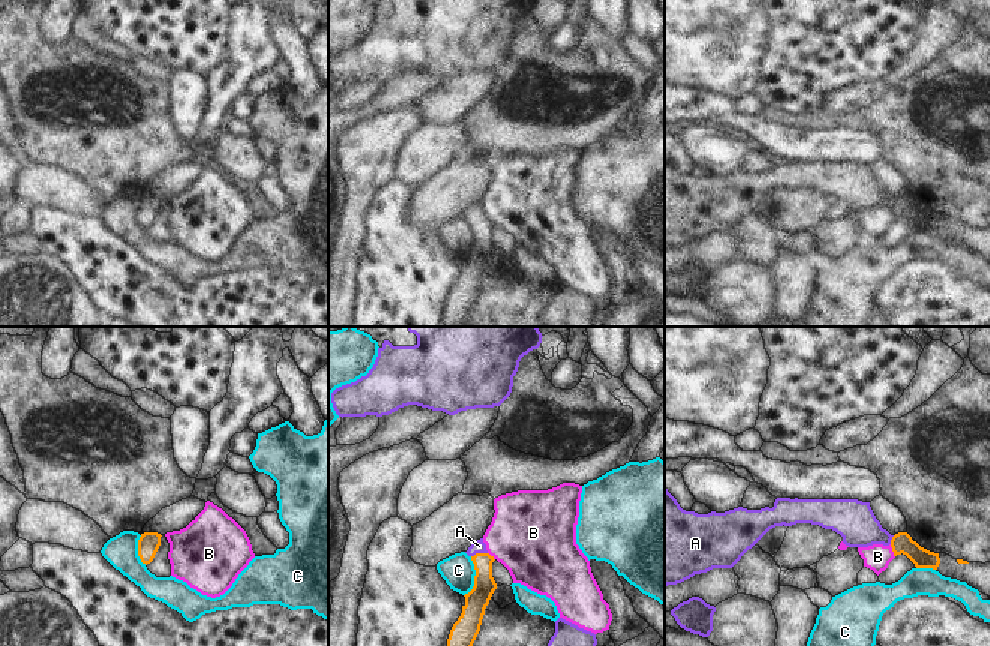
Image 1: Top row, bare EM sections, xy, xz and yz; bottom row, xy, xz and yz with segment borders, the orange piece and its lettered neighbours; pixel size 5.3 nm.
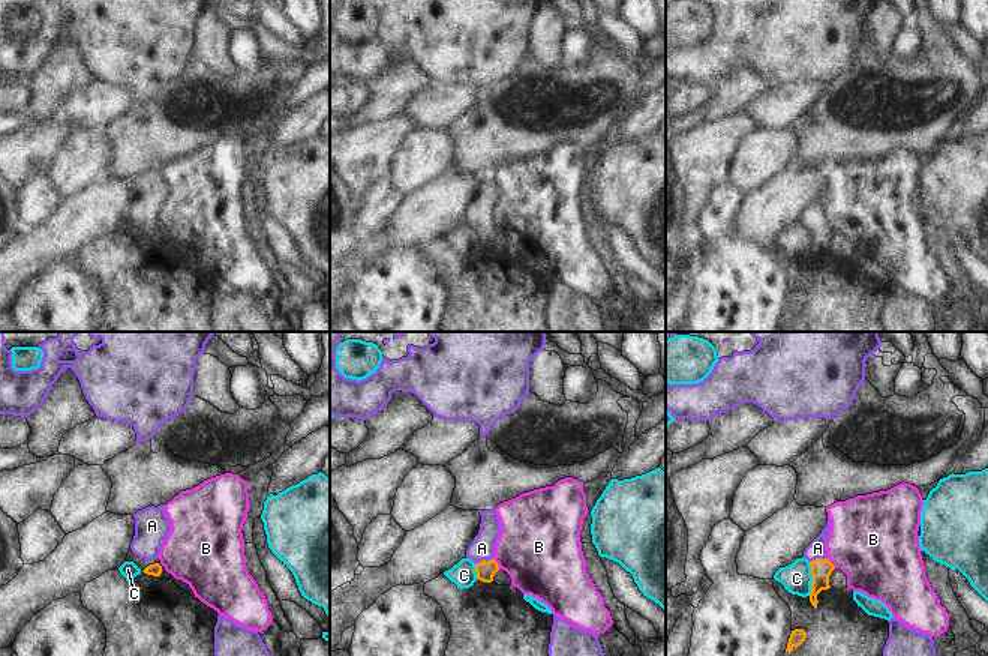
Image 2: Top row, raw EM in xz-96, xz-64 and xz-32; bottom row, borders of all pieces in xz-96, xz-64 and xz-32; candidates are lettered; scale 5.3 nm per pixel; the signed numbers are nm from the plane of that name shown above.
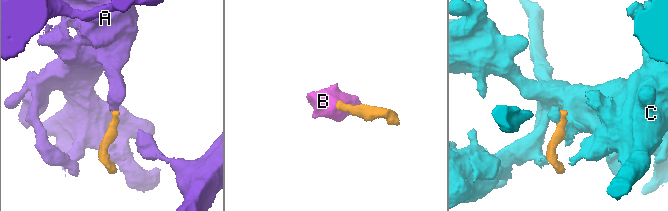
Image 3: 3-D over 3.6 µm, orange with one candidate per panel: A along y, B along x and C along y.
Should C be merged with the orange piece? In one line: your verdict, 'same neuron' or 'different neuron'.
different neuron

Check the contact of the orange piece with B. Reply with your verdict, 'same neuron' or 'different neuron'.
different neuron

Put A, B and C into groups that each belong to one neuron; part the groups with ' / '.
A / B / C

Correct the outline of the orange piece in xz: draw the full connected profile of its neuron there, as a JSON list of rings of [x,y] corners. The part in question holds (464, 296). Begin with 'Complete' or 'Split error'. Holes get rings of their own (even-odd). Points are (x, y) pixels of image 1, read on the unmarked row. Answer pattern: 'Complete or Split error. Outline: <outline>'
Split error. Outline: [[[483,202],[474,205],[465,216],[476,234],[474,250],[465,258],[462,277],[453,288],[447,310],[444,315],[444,327],[462,327],[468,319],[482,289],[484,273],[496,253],[492,241],[492,226],[495,225],[486,214]]]

